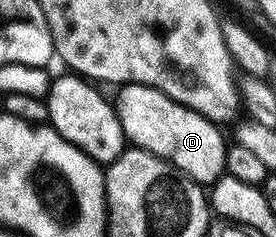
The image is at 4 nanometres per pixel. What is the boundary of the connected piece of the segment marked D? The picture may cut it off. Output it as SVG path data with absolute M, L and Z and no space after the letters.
M123 85L116 93L117 118L130 146L146 149L169 161L202 187L212 186L225 173L227 140L217 130L220 129L218 122L207 120L194 109L171 100L163 91L146 85Z

